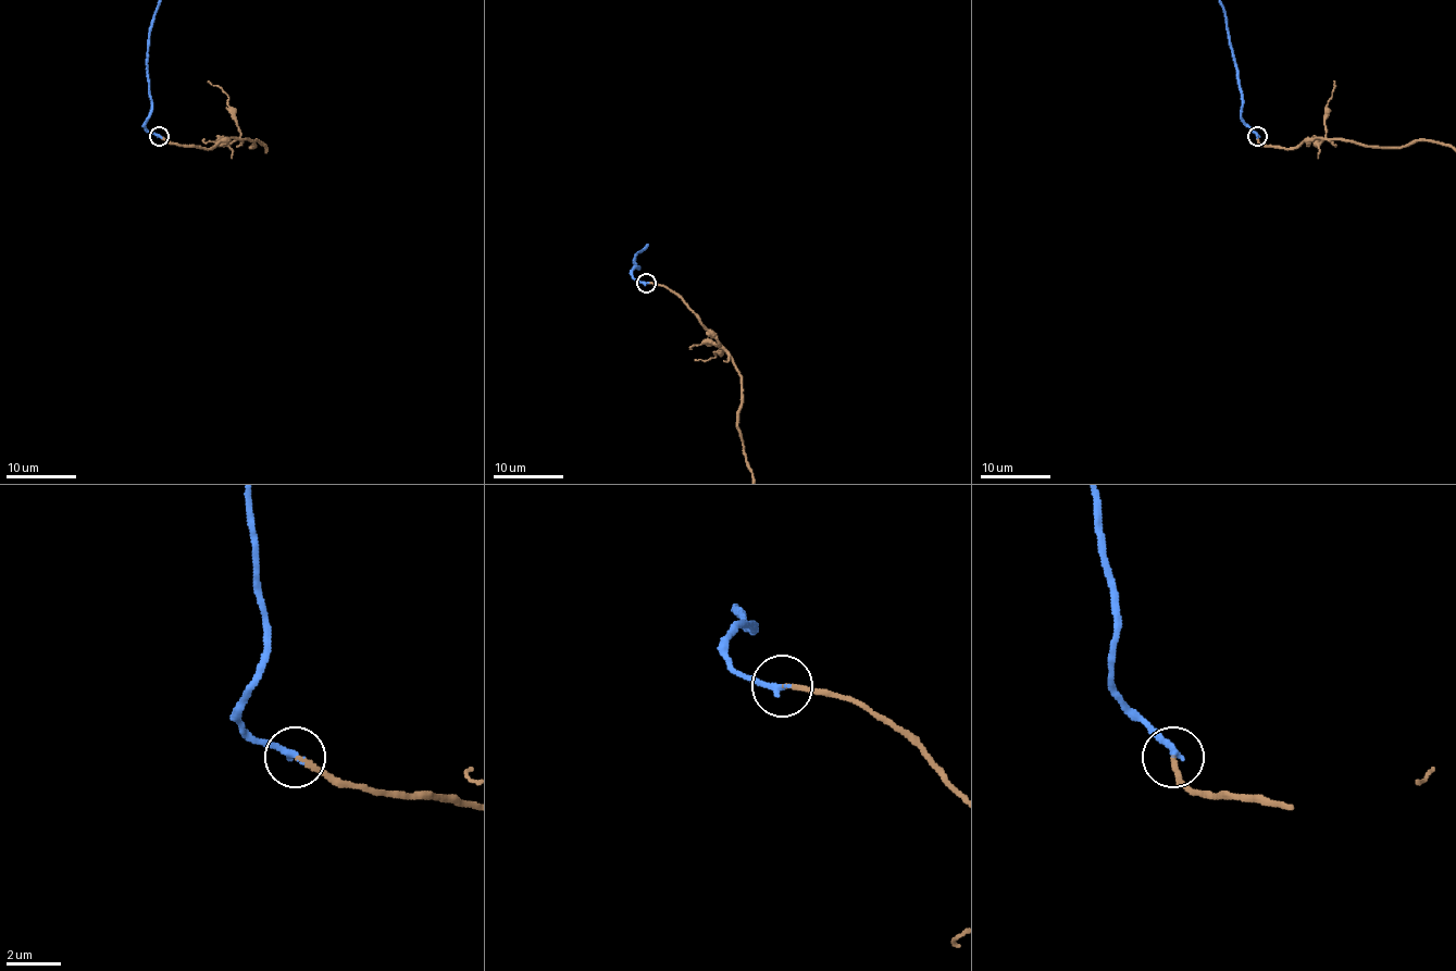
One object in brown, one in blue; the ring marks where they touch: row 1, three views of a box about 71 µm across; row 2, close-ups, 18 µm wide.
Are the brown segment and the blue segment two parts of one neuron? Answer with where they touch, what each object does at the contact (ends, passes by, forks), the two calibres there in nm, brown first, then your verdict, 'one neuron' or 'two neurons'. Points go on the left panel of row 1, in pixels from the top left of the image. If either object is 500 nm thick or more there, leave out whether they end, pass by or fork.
at (159, 136); brown ends there; blue ends there; 190 nm thick on the brown side, 240 nm on the other; one neuron

